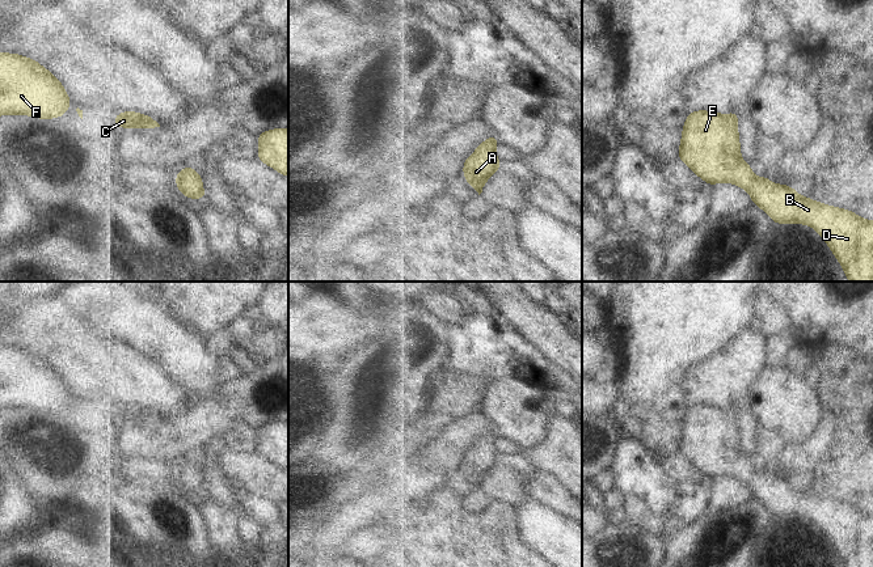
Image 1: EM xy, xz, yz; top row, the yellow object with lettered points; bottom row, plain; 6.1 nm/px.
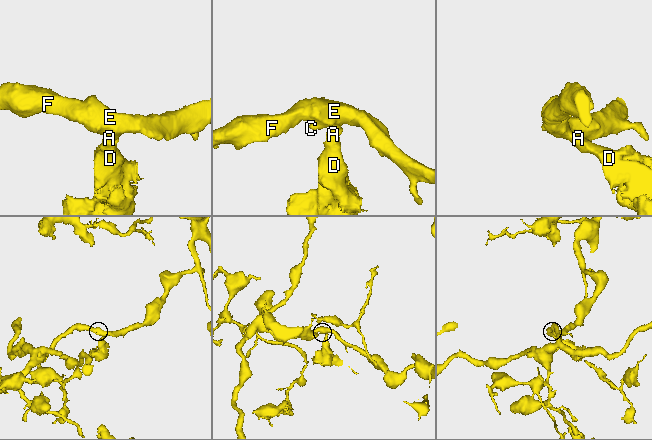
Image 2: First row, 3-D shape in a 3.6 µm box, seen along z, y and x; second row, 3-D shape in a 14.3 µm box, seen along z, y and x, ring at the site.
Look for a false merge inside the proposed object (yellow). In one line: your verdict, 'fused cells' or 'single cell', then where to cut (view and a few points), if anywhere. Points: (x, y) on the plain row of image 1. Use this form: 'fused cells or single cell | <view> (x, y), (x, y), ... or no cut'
single cell | no cut

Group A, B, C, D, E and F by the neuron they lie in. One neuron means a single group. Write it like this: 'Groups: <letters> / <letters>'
Groups: A B C D E F.

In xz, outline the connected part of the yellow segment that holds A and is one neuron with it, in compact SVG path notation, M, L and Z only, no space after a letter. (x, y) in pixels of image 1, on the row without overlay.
M493 428L480 437L469 452L463 454L463 467L469 478L478 486L478 488L482 486L486 473L499 462L501 454L494 447L498 436L498 430Z

